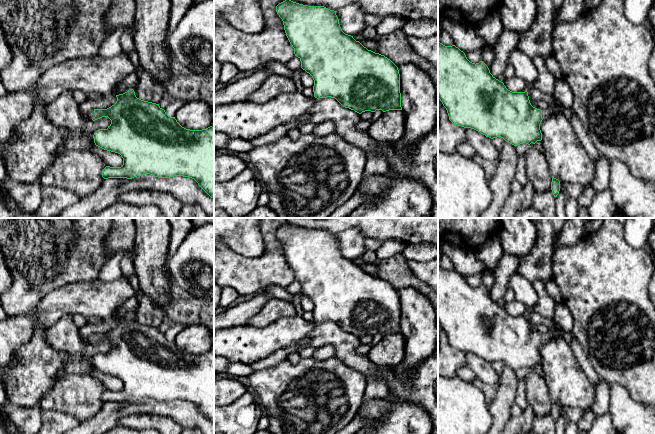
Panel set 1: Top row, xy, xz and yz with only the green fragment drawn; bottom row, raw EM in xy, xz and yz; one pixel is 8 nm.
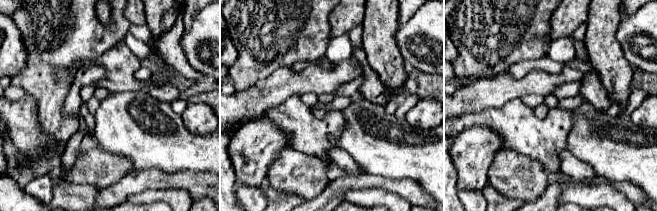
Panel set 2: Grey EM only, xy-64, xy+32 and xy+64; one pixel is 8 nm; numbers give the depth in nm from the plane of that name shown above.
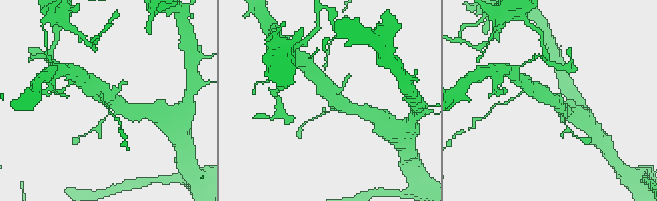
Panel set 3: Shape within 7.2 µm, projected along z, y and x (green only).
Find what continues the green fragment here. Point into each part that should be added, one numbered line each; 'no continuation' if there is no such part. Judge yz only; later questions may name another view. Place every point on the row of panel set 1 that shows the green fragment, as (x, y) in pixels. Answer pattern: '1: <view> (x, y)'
1: yz (550, 110)

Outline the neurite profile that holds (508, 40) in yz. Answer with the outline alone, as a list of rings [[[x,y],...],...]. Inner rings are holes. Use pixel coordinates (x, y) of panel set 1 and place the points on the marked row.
[[[503,29],[497,43],[493,46],[495,56],[493,63],[489,68],[490,73],[496,79],[501,78],[505,74],[505,69],[509,63],[509,56],[511,52],[517,48],[518,42],[518,33],[508,29]]]

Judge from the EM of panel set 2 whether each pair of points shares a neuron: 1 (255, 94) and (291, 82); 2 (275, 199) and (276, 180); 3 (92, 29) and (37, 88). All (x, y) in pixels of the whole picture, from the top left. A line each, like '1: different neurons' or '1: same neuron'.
1: same neuron
2: different neurons
3: same neuron

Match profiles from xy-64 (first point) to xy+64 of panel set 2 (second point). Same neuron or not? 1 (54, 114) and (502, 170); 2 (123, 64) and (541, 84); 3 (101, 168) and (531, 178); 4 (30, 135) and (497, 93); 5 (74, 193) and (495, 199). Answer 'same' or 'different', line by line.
1: different
2: same
3: same
4: same
5: same

